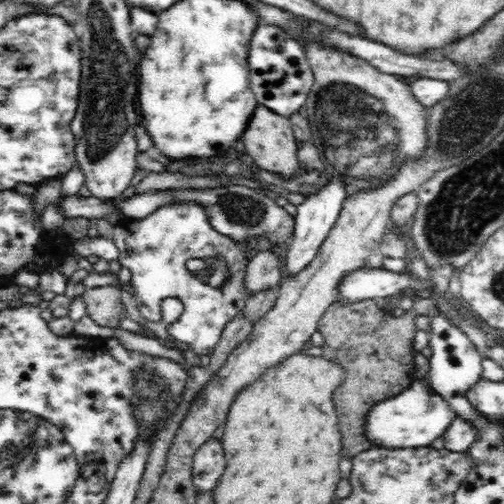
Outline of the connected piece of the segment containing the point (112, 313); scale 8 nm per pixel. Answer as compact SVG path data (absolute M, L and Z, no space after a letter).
M100 286L89 288L81 294L87 314L100 326L120 328L120 319L126 317L126 310L120 300L120 288L116 286Z

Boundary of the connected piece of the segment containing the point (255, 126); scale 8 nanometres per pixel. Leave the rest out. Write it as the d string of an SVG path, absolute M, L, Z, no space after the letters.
M257 105L256 114L250 120L250 130L246 130L246 138L242 138L242 142L246 144L247 155L258 167L269 173L278 173L284 178L292 179L301 170L299 168L301 164L299 163L299 144L294 138L288 119L289 117L279 116L263 105Z

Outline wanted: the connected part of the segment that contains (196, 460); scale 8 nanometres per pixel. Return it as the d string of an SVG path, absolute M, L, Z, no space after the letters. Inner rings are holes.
M218 439L207 440L193 456L192 482L198 497L204 492L211 492L224 474L226 458Z

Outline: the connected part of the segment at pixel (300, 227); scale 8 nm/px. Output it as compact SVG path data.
M328 178L327 185L320 188L316 194L310 195L303 204L298 206L298 215L295 217L295 228L289 242L288 257L286 258L286 271L290 276L304 270L305 266L315 257L319 246L326 240L327 234L332 230L334 223L340 217L342 206L349 197L342 182Z

